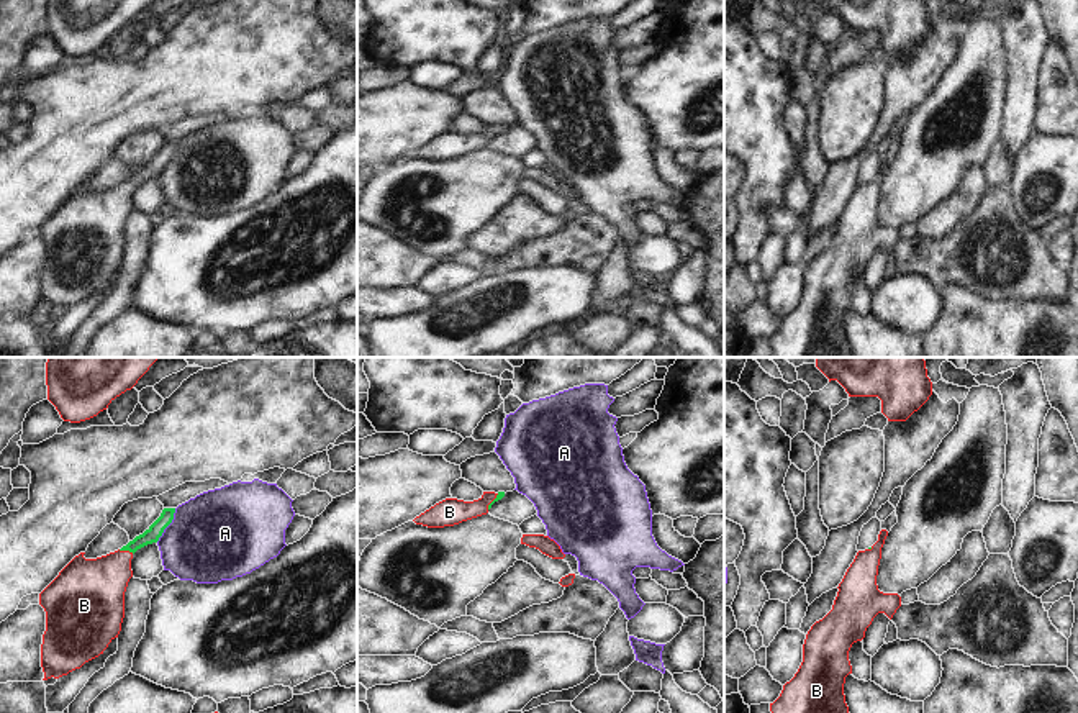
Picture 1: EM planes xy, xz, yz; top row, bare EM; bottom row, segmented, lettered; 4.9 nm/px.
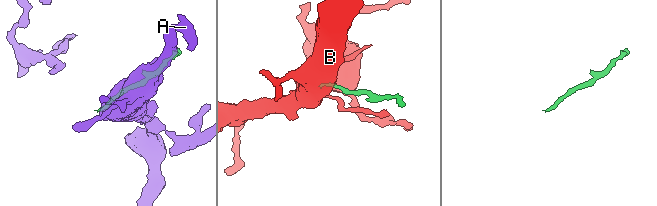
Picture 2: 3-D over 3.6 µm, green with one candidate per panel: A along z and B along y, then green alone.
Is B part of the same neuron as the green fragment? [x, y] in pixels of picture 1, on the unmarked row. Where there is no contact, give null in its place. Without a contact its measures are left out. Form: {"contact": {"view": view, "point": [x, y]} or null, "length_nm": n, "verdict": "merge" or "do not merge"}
{"contact": {"view": "xy", "point": [126, 182]}, "length_nm": 80, "verdict": "merge"}

